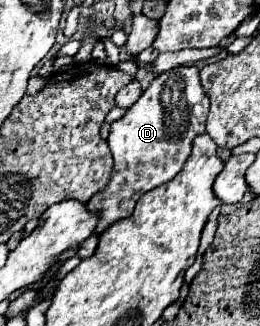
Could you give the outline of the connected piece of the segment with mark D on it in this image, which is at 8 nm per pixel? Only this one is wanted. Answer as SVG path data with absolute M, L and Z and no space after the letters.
M175 67L157 75L139 101L111 125L107 145L113 153L113 171L105 189L87 201L87 209L99 215L95 235L113 223L131 217L139 197L153 187L171 181L191 153L191 143L205 131L209 97L201 87L197 67Z

